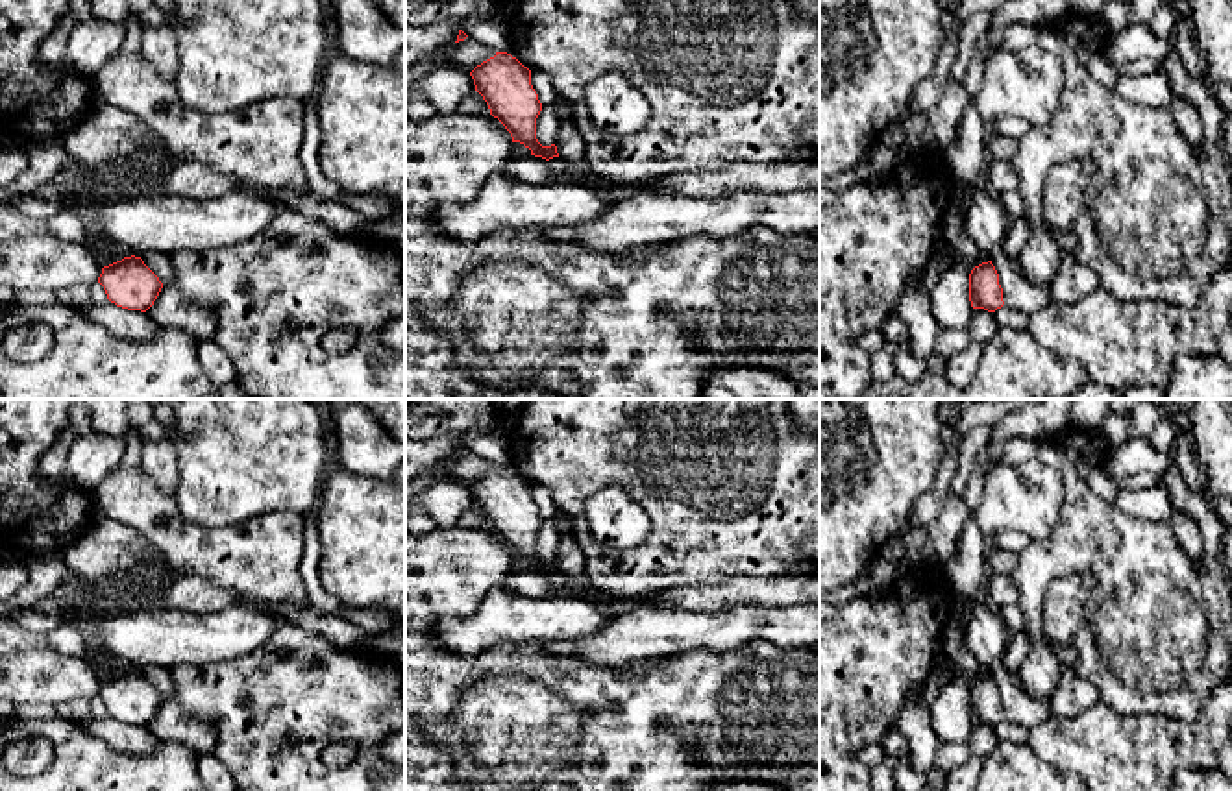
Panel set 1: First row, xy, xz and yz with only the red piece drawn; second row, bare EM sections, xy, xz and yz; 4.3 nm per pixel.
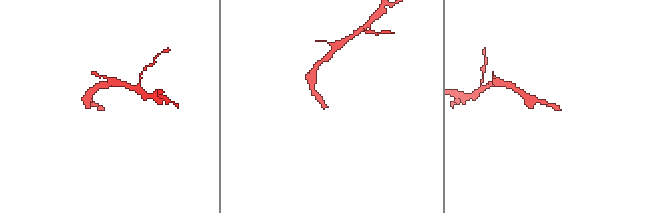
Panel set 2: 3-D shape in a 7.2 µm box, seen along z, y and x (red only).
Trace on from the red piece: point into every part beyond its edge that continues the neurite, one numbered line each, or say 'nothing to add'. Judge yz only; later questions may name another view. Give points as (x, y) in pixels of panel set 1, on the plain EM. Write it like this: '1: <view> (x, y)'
1: yz (1018, 706)

